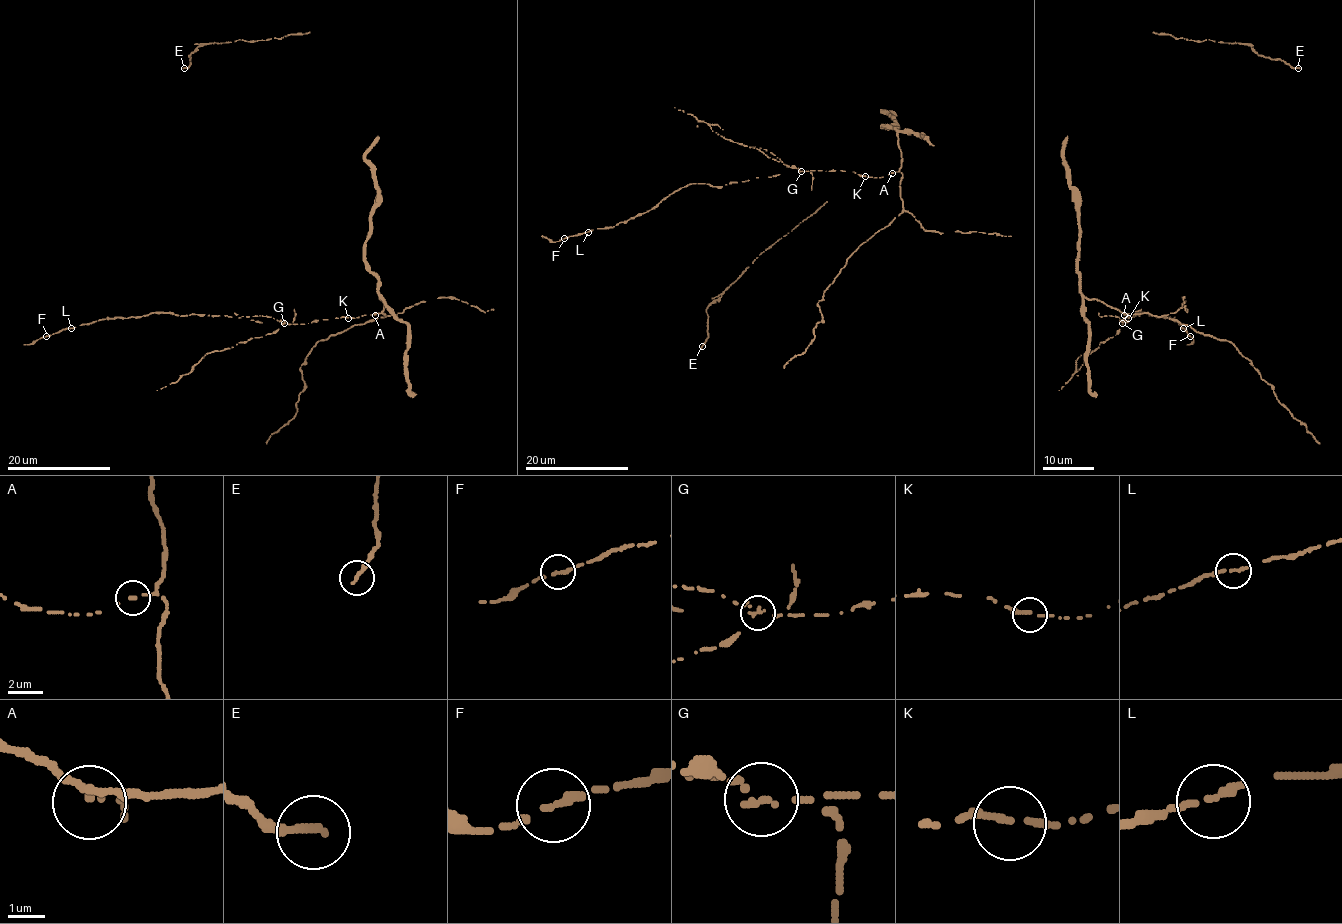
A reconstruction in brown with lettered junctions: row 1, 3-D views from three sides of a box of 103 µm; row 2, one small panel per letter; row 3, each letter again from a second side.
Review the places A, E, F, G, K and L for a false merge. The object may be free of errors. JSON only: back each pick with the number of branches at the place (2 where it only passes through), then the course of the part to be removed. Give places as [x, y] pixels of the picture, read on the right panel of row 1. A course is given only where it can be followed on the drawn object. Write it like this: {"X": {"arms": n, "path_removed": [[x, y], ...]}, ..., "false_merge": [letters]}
{"G": {"arms": 1, "path_removed": [[1123, 323], [1116, 334], [1100, 342], [1058, 390]]}, "false_merge": ["G"]}

